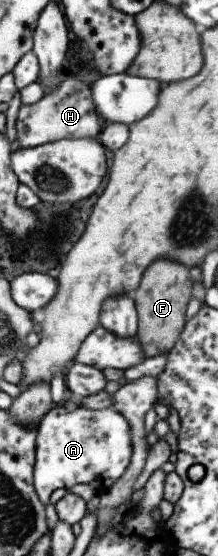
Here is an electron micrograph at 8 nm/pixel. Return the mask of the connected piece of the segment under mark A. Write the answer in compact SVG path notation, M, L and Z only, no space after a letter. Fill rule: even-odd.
M58 405L52 408L42 419L41 425L39 427L38 437L37 437L37 465L35 467L35 480L34 485L38 495L41 496L41 500L48 505L50 503L50 497L56 489L72 489L74 485L78 483L87 483L91 486L96 486L100 492L106 492L110 489L114 482L124 473L126 466L129 464L129 459L131 456L131 437L129 432L129 425L127 421L119 414L114 411L114 409L106 408L103 410L91 410L84 407L79 407L74 411L66 411L62 405Z

